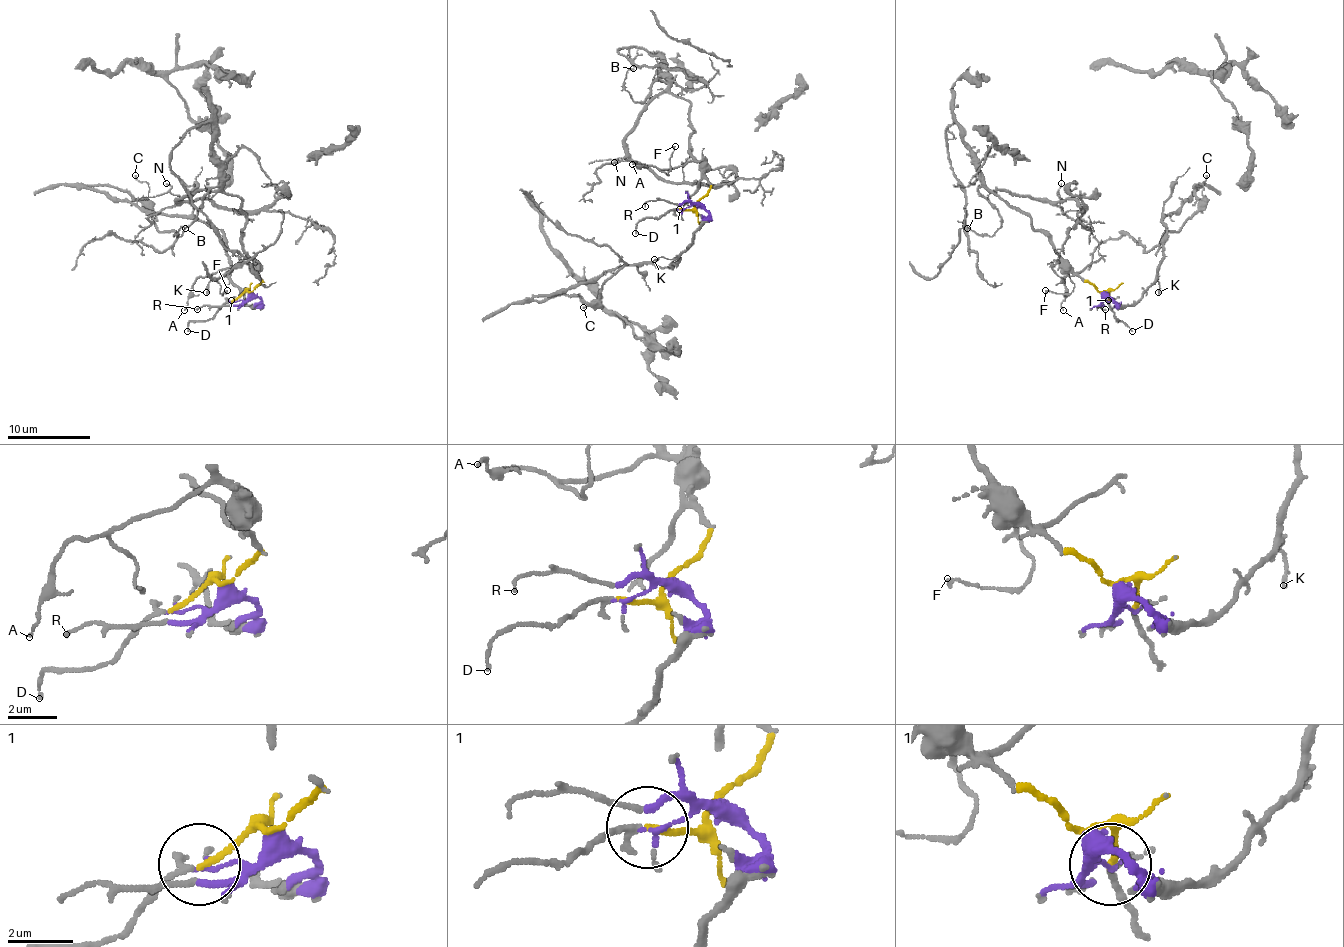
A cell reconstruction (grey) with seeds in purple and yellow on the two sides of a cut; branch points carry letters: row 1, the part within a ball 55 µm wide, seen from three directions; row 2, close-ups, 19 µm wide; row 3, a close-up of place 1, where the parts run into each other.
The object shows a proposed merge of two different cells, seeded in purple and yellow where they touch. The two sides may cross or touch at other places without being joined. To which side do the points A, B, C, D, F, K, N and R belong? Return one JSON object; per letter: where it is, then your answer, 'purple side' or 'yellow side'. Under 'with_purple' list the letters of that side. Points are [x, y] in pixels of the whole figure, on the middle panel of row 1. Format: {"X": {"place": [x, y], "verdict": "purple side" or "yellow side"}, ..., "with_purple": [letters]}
{"A": {"place": [632, 164], "verdict": "yellow side"}, "B": {"place": [633, 68], "verdict": "yellow side"}, "C": {"place": [583, 307], "verdict": "purple side"}, "D": {"place": [635, 233], "verdict": "yellow side"}, "F": {"place": [675, 146], "verdict": "yellow side"}, "K": {"place": [654, 259], "verdict": "purple side"}, "N": {"place": [614, 162], "verdict": "yellow side"}, "R": {"place": [645, 206], "verdict": "purple side"}, "with_purple": ["C", "K", "R"]}

